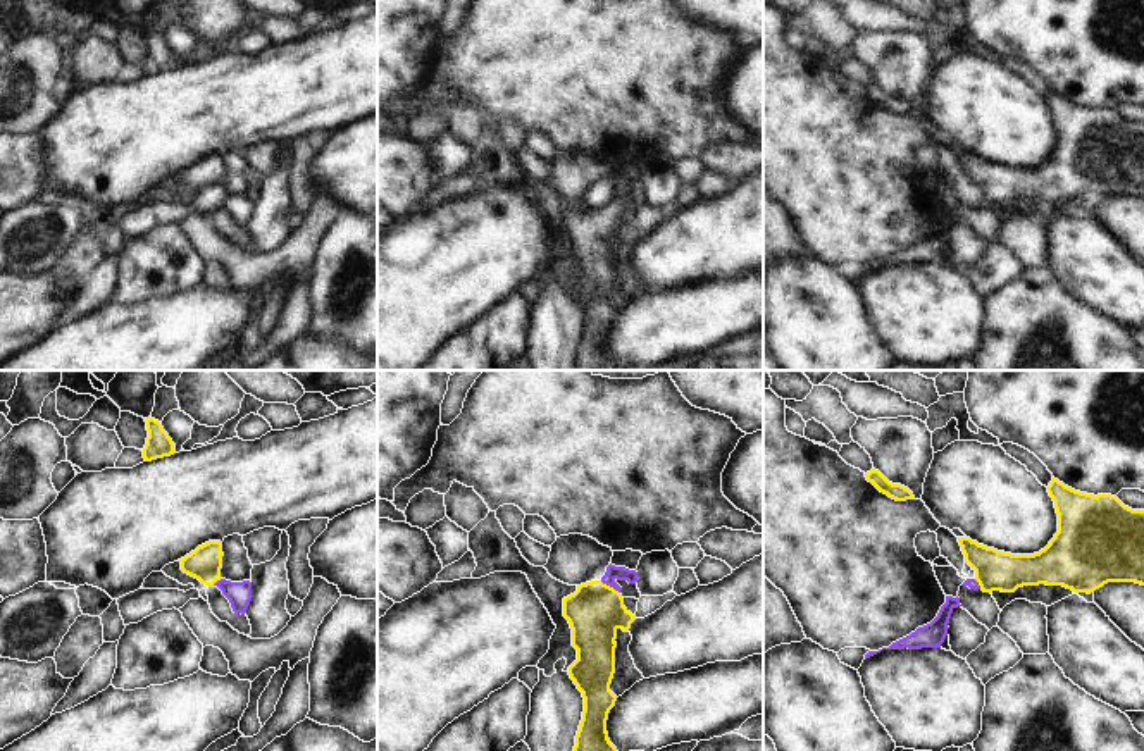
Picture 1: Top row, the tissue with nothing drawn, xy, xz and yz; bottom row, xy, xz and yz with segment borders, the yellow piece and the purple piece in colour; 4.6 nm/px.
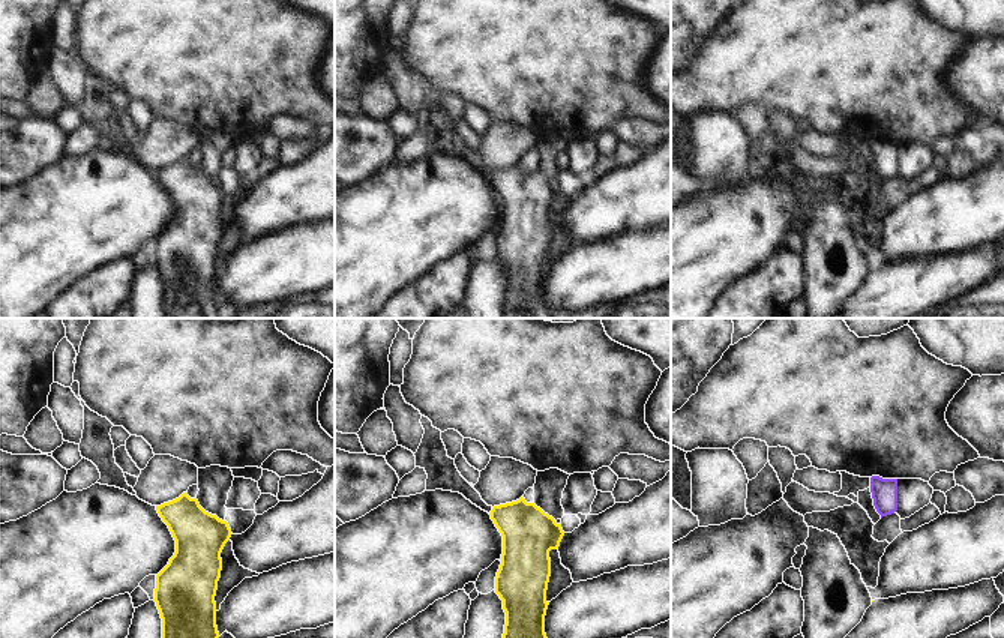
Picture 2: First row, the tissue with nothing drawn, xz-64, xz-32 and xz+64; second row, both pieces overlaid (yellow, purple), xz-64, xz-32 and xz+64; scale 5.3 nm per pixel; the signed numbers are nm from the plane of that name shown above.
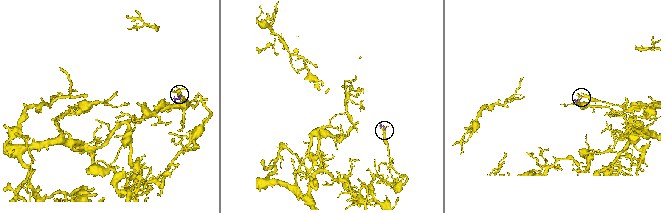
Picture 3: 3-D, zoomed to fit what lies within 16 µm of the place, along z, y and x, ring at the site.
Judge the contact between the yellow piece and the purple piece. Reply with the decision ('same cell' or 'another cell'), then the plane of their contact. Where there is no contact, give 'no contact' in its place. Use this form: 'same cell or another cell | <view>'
same cell | xz

